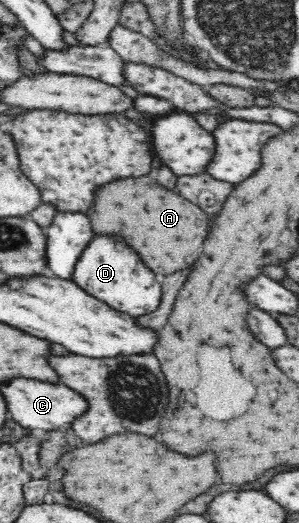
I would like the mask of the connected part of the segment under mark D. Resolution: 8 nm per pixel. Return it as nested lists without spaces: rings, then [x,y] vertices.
[[[94,235],[75,263],[72,279],[80,288],[110,304],[112,308],[138,317],[154,311],[160,303],[162,289],[156,273],[144,265],[136,249],[118,235]]]

